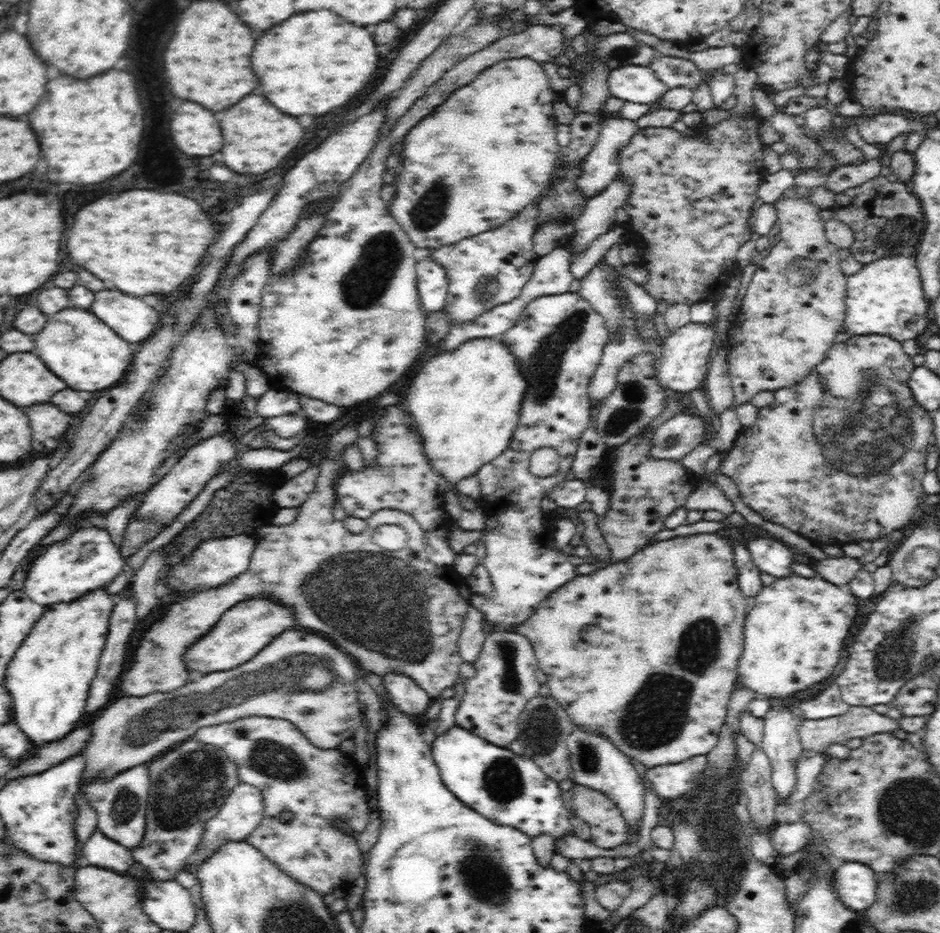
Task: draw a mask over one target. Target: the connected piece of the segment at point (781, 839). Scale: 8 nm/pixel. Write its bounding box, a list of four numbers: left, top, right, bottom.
[770,822,815,856]

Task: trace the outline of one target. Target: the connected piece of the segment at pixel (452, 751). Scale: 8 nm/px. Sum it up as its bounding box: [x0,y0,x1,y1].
[431,726,575,840]

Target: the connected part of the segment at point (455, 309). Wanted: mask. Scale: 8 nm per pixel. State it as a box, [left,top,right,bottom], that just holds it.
[421,195,542,325]

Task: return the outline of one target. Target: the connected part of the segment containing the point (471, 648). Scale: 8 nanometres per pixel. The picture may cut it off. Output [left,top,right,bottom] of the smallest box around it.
[459,607,486,662]

